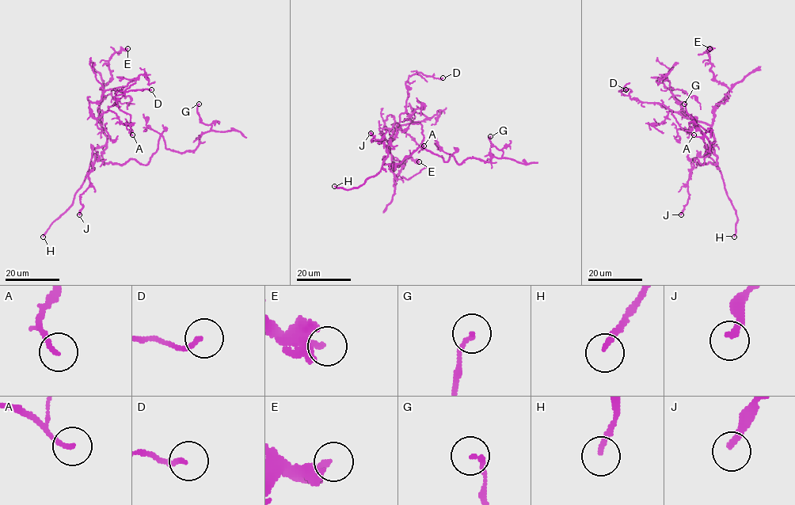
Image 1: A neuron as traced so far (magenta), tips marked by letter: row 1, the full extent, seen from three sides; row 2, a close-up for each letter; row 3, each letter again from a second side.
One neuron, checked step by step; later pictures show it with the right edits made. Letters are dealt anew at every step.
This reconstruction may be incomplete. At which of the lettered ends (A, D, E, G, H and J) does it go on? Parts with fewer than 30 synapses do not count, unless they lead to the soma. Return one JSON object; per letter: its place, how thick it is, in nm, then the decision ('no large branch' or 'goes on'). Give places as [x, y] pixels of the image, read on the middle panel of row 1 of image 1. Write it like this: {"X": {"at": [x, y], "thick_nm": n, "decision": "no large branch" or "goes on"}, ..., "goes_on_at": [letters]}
{"A": {"at": [424, 146], "thick_nm": 190, "decision": "no large branch"}, "D": {"at": [443, 77], "thick_nm": 170, "decision": "no large branch"}, "E": {"at": [419, 161], "thick_nm": 280, "decision": "no large branch"}, "G": {"at": [490, 136], "thick_nm": 160, "decision": "no large branch"}, "H": {"at": [334, 186], "thick_nm": 170, "decision": "goes on"}, "J": {"at": [370, 133], "thick_nm": 240, "decision": "no large branch"}, "goes_on_at": ["H"]}

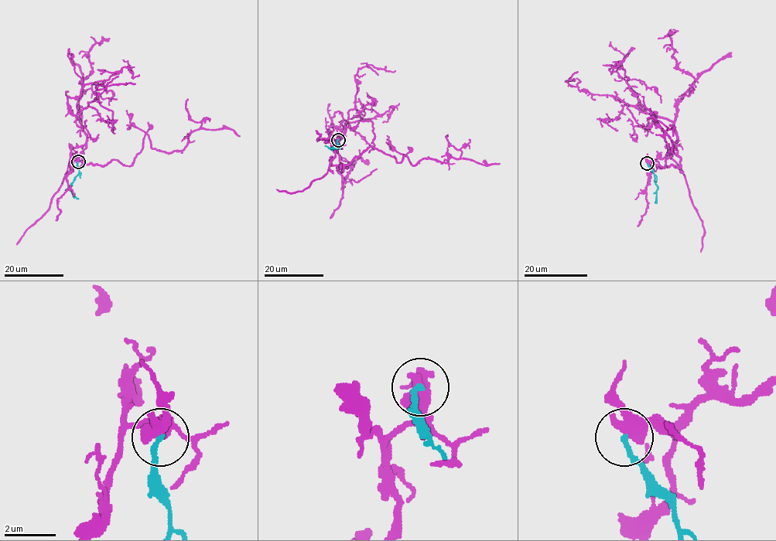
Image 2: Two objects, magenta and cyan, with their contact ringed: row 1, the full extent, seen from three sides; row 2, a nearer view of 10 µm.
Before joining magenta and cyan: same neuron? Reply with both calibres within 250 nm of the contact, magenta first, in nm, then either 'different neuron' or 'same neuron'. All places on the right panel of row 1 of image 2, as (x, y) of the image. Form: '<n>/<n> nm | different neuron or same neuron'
480/180 nm | different neuron

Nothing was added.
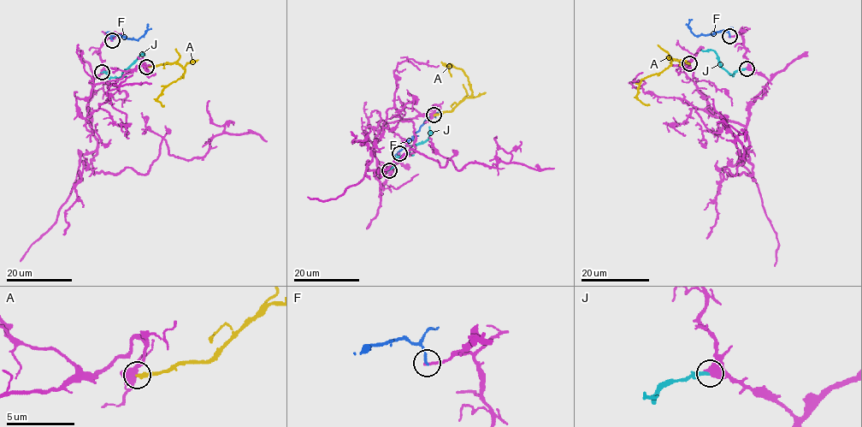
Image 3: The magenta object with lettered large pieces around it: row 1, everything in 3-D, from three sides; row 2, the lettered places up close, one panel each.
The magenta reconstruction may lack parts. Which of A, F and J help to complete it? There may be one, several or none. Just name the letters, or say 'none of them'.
none of them

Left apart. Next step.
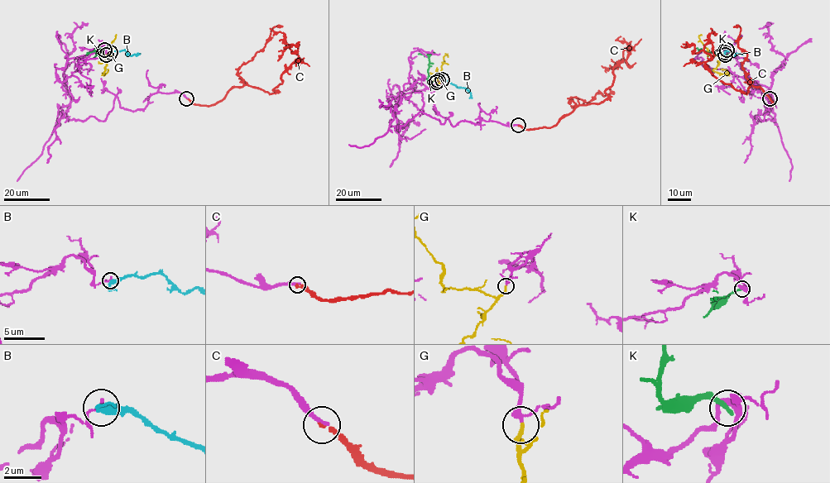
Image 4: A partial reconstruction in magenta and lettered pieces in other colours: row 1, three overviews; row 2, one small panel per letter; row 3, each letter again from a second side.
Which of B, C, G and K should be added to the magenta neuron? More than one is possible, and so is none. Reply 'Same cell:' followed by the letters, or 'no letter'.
Same cell: G

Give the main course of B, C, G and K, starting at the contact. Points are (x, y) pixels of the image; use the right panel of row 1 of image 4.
B: (725, 52), (731, 50), (732, 55), (743, 54)
C: (770, 98), (773, 106), (760, 87), (743, 93), (723, 83), (705, 64), (711, 55), (681, 46)
G: (725, 54), (713, 70), (727, 74), (726, 70), (722, 69)
K: (726, 50), (725, 55), (703, 50), (698, 54)

